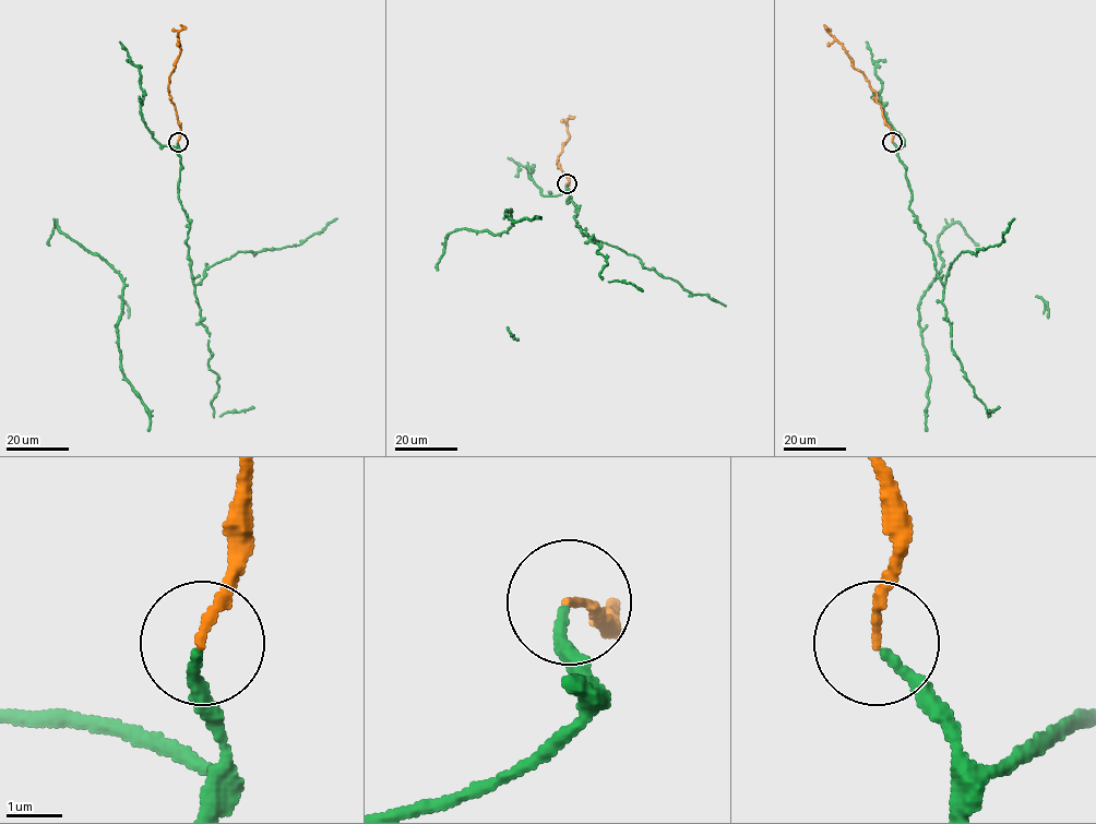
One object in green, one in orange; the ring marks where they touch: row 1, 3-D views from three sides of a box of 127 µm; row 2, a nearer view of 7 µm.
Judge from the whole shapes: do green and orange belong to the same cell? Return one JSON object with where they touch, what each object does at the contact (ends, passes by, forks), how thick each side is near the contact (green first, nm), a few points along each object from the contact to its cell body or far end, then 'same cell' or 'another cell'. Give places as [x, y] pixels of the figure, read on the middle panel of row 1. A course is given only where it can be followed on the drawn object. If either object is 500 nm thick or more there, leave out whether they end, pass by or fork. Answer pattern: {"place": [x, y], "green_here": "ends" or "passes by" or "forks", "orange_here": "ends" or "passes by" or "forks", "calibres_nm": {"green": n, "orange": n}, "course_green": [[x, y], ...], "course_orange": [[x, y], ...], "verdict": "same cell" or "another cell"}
{"place": [567, 183], "green_here": "ends", "orange_here": "ends", "calibres_nm": {"green": 190, "orange": 150}, "course_green": [[567, 183], [567, 202], [579, 210], [581, 233], [597, 242], [597, 252], [606, 258], [602, 278], [642, 290]], "course_orange": [[567, 183], [569, 179], [558, 168], [557, 160], [570, 136], [569, 116]], "verdict": "same cell"}

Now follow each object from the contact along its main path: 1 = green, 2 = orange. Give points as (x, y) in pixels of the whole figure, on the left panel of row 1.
1: (178, 142), (191, 277), (209, 334), (209, 366), (217, 375), (213, 415), (253, 407)
2: (178, 141), (180, 124), (170, 102), (168, 82), (181, 50), (180, 24)

